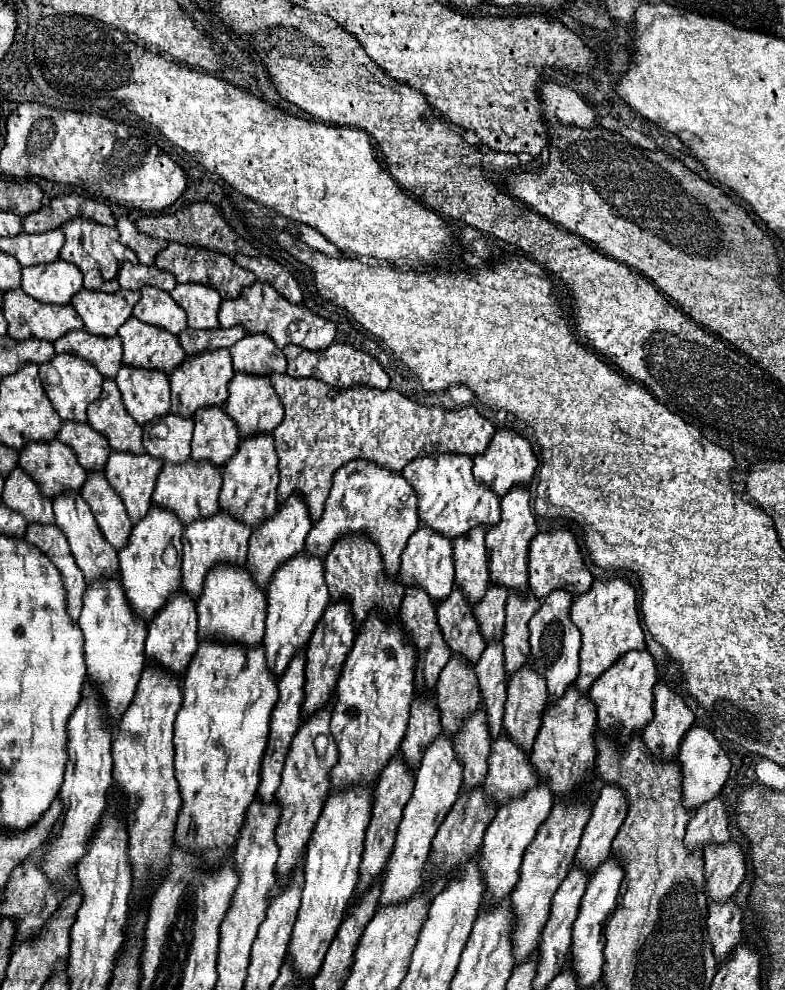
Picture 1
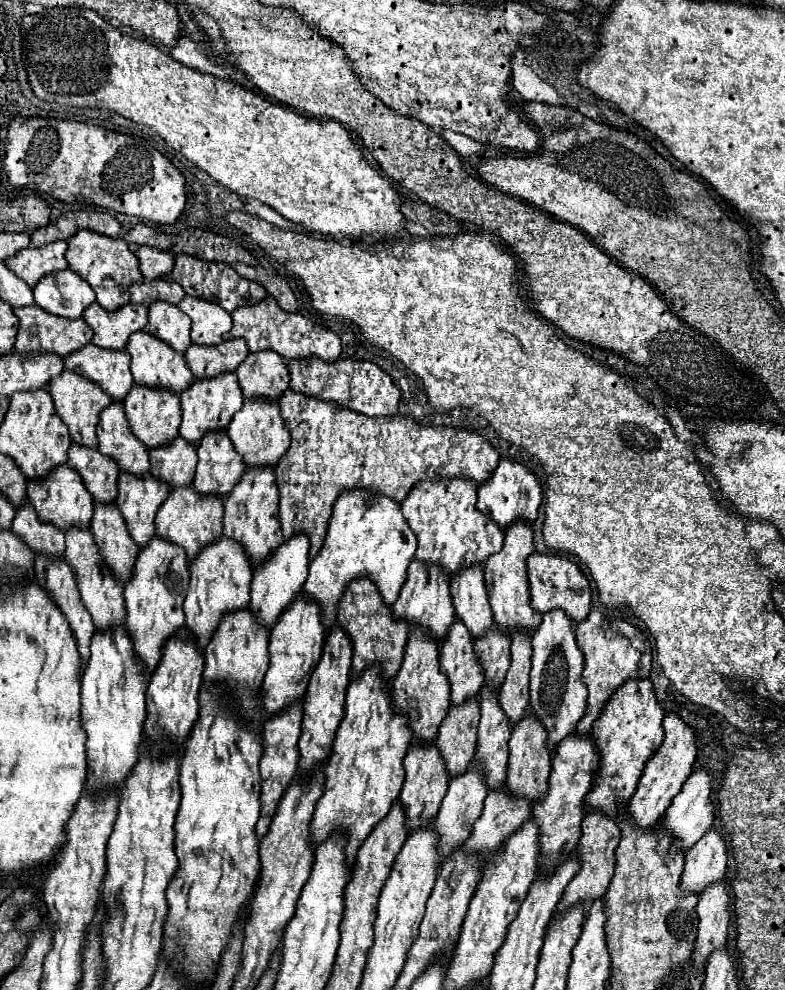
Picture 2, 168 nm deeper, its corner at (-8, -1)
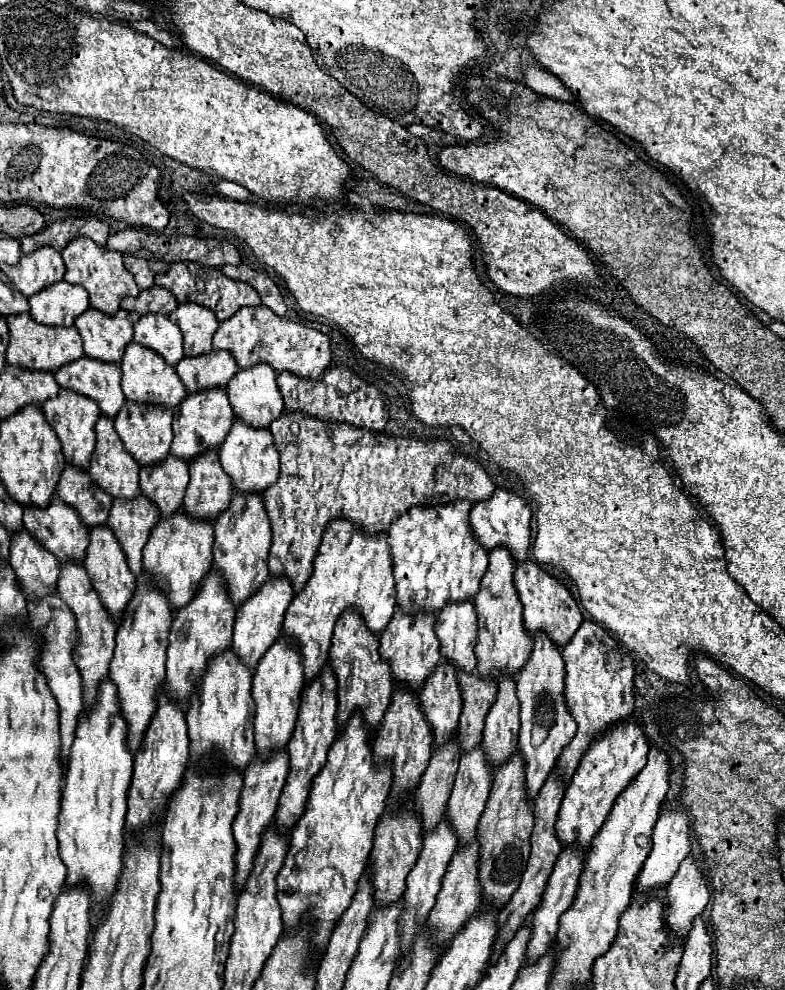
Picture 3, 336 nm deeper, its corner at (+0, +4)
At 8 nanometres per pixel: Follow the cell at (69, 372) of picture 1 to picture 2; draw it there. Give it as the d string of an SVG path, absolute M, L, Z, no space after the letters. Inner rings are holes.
M63 370L63 374L55 378L55 382L49 386L49 394L53 398L55 412L69 428L71 440L81 446L97 446L95 428L99 422L99 414L111 404L111 398L107 398L107 394L99 390L99 386L91 386L91 382L83 382L77 374L71 374L69 370Z

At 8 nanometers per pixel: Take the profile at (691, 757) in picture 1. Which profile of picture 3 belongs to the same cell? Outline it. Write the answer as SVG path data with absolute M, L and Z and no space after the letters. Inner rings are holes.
M663 809L659 813L659 819L653 827L653 849L635 881L635 885L639 885L639 891L643 889L651 889L657 885L667 885L671 881L671 877L677 873L679 863L691 853L691 841L689 841L689 825L691 819L687 813L679 811L679 809Z

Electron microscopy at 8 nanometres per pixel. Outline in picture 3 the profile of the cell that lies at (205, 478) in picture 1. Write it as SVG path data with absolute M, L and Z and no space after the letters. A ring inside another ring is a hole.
M177 509L171 515L161 515L153 527L147 545L143 547L143 569L149 571L157 585L167 593L171 607L183 607L195 595L199 581L213 561L213 525L207 519L191 519L185 509Z

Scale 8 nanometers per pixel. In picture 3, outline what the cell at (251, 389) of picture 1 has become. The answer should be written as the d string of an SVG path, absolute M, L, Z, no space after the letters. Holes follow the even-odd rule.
M233 421L229 437L219 449L219 459L227 475L233 479L233 487L239 491L265 491L277 481L279 475L279 451L275 451L275 441L269 429L251 429L243 421Z

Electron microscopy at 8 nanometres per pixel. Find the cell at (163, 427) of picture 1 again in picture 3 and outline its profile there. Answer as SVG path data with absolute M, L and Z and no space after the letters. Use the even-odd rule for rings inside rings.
M167 455L161 463L143 465L139 477L143 495L159 507L161 515L173 513L183 505L183 495L189 483L187 461Z

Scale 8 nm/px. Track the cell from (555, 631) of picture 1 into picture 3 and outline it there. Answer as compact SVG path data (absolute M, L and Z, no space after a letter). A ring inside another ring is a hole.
M539 631L533 635L535 647L529 655L527 663L521 667L517 675L517 699L521 703L521 729L519 729L519 749L525 759L525 773L527 773L527 791L529 797L537 797L539 789L543 787L547 775L551 773L561 749L571 741L575 735L575 719L571 717L565 705L565 665L561 649L549 639L547 633Z

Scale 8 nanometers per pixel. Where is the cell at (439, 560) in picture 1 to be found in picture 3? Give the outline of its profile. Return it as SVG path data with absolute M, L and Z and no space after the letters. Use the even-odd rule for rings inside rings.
M395 609L391 621L381 631L381 647L379 653L391 661L393 681L407 681L413 691L419 691L431 669L441 659L441 643L435 635L435 613L419 613L419 617L401 617L399 609Z

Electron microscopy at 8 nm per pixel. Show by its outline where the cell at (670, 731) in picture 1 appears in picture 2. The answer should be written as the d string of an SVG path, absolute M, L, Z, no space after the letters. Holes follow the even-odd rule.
M677 714L665 716L663 730L665 730L663 744L657 750L657 754L649 758L649 762L643 770L643 776L637 784L637 792L629 800L629 808L627 808L627 818L631 822L635 822L641 830L651 830L663 818L671 800L679 794L683 782L693 772L693 764L695 764L695 756L697 756L695 732L681 718L677 718Z

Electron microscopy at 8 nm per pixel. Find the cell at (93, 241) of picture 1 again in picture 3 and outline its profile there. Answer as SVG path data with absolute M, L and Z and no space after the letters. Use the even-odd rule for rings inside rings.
M77 237L67 243L67 247L61 251L61 255L63 255L65 267L67 267L65 281L83 285L89 291L91 307L103 311L105 315L115 315L119 311L119 301L125 295L135 297L135 293L139 293L139 287L135 285L135 279L131 277L131 273L125 269L123 255L119 251L109 251L105 247L99 247L89 237Z

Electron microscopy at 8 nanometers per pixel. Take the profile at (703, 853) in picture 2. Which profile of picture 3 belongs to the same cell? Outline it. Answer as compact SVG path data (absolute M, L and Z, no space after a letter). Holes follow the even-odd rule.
M689 855L683 859L675 879L667 883L667 903L671 905L667 923L681 939L687 937L691 921L705 909L709 901L709 889L699 865L701 859Z

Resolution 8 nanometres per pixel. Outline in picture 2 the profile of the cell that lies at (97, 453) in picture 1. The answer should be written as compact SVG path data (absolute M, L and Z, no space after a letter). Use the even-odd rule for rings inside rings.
M71 444L67 466L81 476L85 488L93 496L93 502L101 504L115 502L119 470L115 462L111 462L111 458L103 458L97 448Z

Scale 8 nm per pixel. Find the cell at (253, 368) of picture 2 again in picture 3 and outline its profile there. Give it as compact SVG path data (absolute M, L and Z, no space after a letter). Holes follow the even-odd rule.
M255 365L251 369L239 369L235 377L227 383L227 395L235 415L249 423L251 427L269 427L273 419L277 419L283 411L283 397L277 387L277 375L269 365Z

